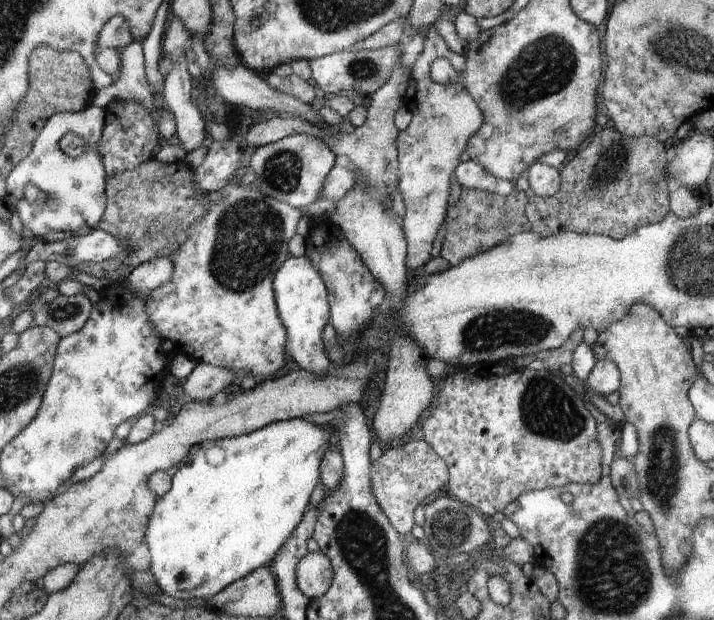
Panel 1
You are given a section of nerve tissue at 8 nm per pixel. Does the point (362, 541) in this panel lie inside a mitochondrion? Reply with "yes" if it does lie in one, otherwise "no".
yes

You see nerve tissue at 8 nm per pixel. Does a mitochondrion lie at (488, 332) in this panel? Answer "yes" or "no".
yes

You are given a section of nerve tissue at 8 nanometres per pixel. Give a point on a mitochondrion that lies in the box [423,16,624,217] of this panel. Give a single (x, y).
(547, 65)

